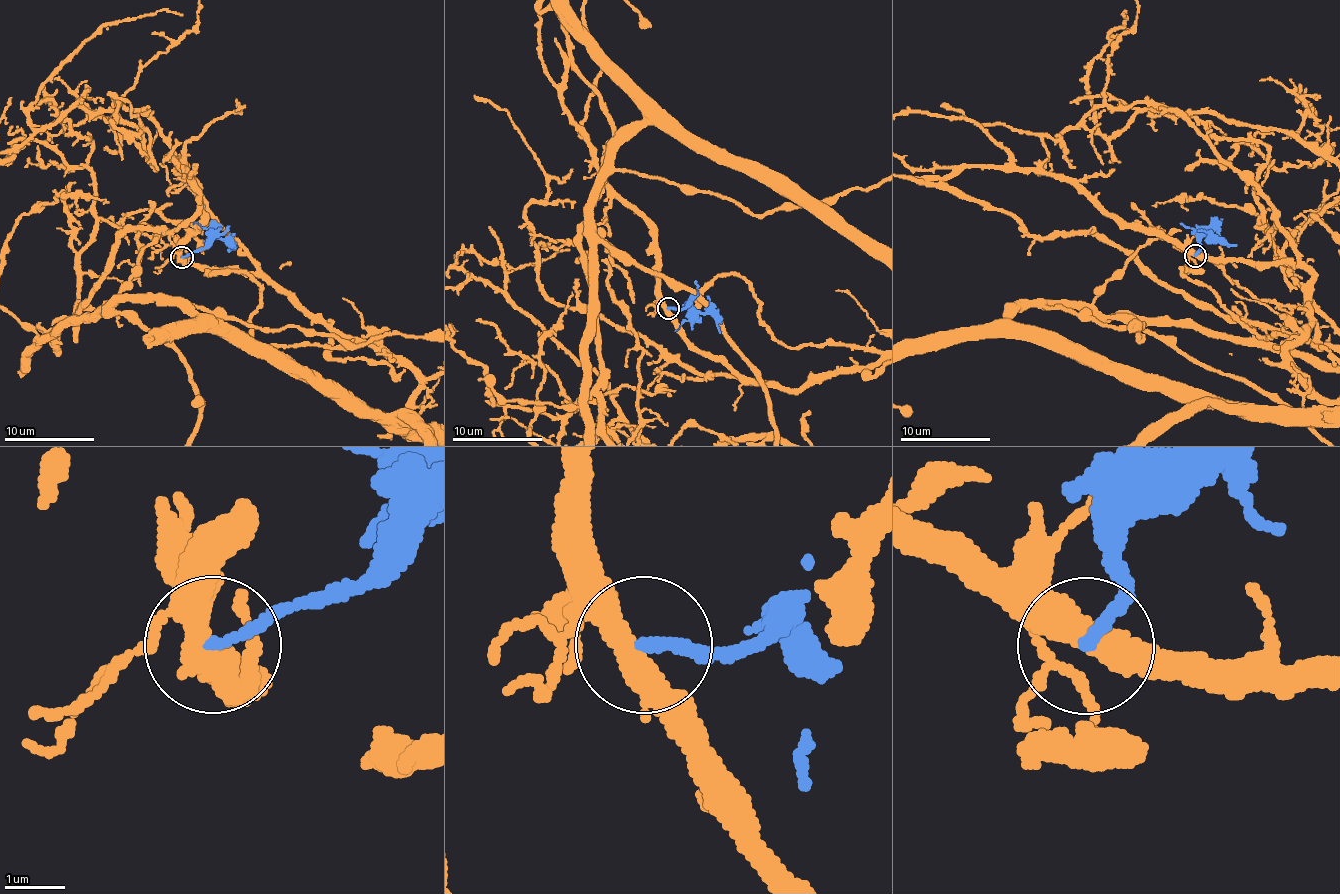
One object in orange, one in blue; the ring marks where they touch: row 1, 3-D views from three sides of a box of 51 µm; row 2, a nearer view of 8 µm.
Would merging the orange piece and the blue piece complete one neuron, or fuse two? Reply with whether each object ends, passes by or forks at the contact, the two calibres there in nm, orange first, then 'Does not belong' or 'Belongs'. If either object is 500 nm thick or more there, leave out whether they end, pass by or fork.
At the ring orange passes by. At the ring blue ends. Thickness 440 nm (orange) against 180 nm. Does not belong

